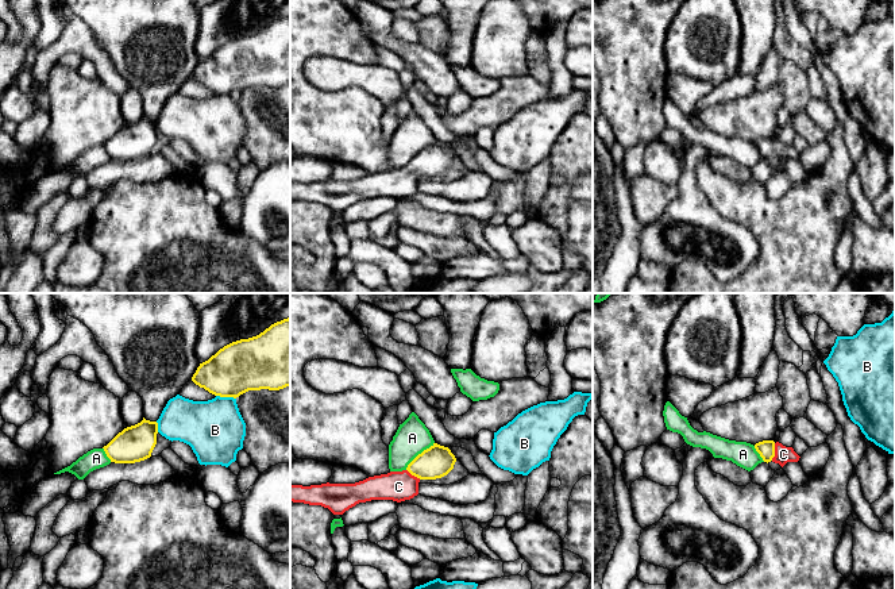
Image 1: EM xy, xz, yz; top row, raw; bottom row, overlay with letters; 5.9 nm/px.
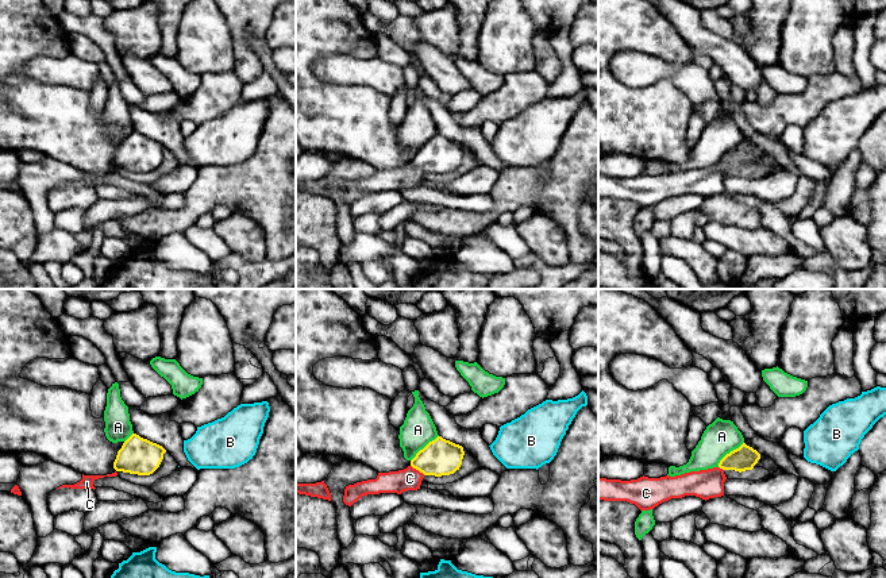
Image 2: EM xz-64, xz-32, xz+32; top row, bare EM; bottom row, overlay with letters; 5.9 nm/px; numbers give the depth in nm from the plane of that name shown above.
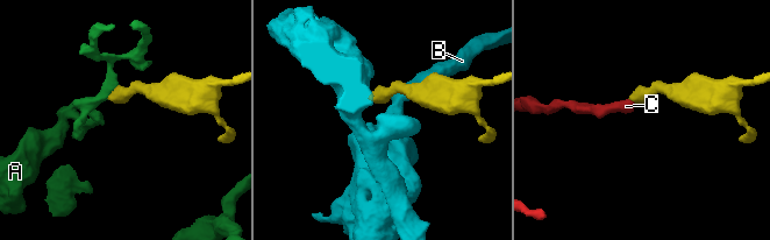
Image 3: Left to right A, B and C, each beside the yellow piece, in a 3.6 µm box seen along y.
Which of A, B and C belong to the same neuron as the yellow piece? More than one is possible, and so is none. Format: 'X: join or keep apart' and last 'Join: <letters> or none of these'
A: keep apart
B: keep apart
C: join
Join: C

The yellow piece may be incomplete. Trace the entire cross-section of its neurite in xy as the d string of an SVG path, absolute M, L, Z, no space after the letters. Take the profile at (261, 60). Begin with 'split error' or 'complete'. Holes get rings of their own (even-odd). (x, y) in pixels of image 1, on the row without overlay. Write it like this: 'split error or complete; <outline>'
complete; M290 15L248 36L232 39L200 61L192 78L220 95L290 84Z

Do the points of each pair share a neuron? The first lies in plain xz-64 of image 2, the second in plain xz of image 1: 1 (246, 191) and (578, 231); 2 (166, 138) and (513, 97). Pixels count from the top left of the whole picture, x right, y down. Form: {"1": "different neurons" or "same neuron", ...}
{"1": "different neurons", "2": "different neurons"}

